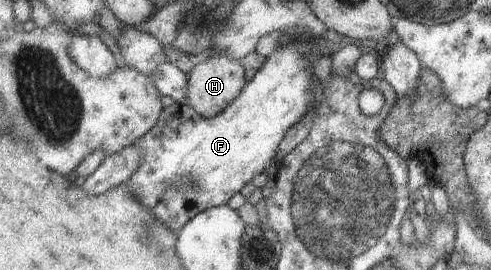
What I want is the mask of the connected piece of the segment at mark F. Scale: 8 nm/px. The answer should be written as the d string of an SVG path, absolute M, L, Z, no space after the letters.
M313 37L310 39L310 43L316 43L316 45L312 45L313 48L311 51L309 51L307 45L301 45L301 43L298 43L295 40L293 41L293 43L280 44L278 46L275 53L267 58L265 65L260 67L257 75L245 85L240 97L237 98L227 110L223 111L222 114L219 114L214 118L209 118L201 115L189 104L174 103L167 106L161 112L157 125L149 131L147 135L144 135L139 141L137 141L137 143L135 143L142 149L143 161L127 185L132 189L134 196L138 200L141 200L155 215L157 215L159 219L161 219L161 221L163 221L163 223L166 223L167 227L170 227L173 231L180 232L189 222L192 221L193 218L196 217L196 215L199 215L201 212L204 212L209 208L227 205L227 203L231 201L231 197L235 197L237 193L241 193L241 189L243 189L245 185L249 185L259 173L268 173L271 169L276 167L277 149L279 149L279 145L281 145L283 139L285 139L287 131L289 131L295 123L299 123L299 121L307 115L307 111L310 111L313 107L313 76L315 76L313 74L313 63L317 63L317 61L323 56L330 56L322 39Z

